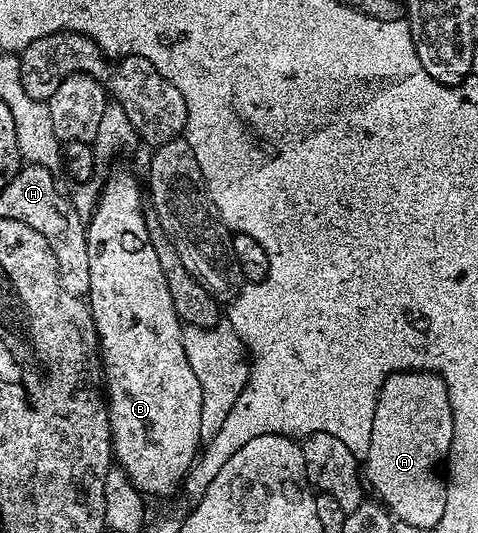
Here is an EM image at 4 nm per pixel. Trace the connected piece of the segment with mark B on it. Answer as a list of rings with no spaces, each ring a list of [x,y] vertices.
[[[118,172],[106,185],[104,183],[101,185],[100,195],[95,203],[94,210],[88,217],[86,241],[88,242],[88,270],[92,273],[88,303],[90,312],[94,315],[94,325],[98,331],[98,343],[104,373],[104,392],[108,397],[110,410],[110,443],[114,446],[113,459],[116,461],[117,467],[126,473],[127,478],[131,480],[139,493],[145,494],[147,497],[149,497],[148,495],[170,496],[177,488],[179,491],[183,487],[185,478],[190,469],[193,468],[204,444],[202,427],[200,426],[202,391],[200,390],[200,382],[196,382],[196,374],[192,371],[192,366],[188,366],[188,354],[184,354],[184,342],[182,341],[184,325],[172,306],[172,294],[168,294],[168,282],[164,282],[164,270],[160,270],[160,261],[156,258],[152,238],[148,238],[148,226],[146,225],[144,211],[144,188],[143,185],[142,188],[138,185],[138,180],[132,173]]]

